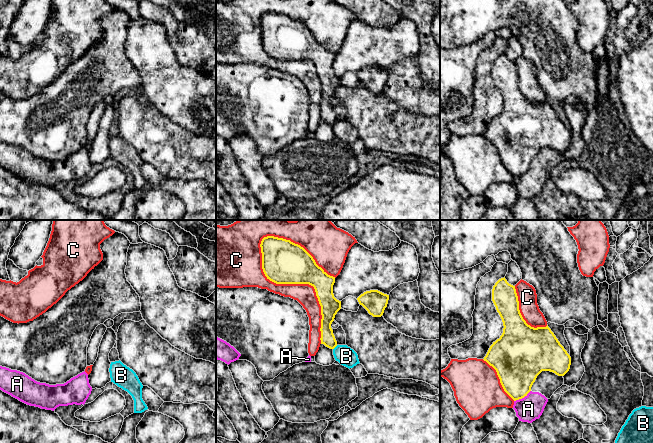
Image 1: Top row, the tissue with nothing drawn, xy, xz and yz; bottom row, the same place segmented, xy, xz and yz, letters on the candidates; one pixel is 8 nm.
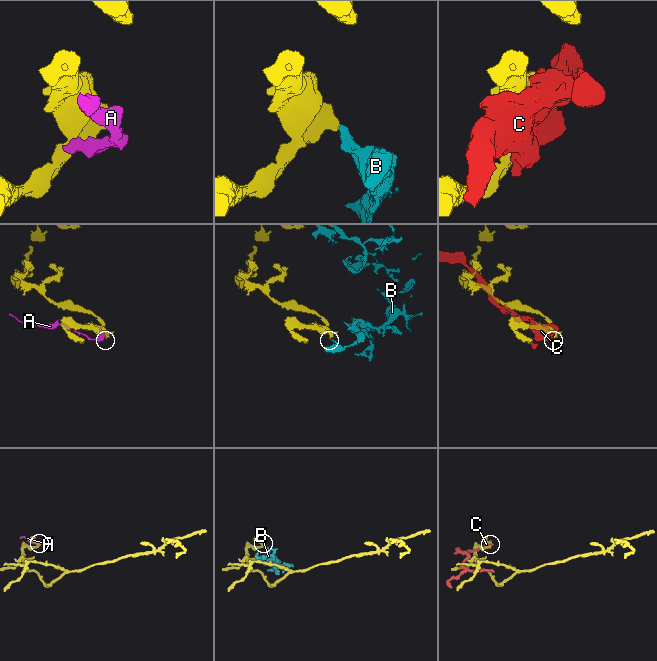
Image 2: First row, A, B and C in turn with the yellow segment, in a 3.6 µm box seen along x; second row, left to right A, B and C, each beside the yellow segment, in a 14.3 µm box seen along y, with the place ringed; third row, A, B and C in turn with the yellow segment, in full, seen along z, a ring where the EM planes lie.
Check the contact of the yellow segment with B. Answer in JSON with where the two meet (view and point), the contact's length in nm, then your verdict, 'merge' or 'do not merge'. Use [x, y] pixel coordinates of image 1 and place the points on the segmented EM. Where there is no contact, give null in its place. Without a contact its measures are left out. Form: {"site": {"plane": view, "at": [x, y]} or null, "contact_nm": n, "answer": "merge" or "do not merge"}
{"site": {"plane": "xz", "at": [335, 346]}, "contact_nm": 50, "answer": "do not merge"}

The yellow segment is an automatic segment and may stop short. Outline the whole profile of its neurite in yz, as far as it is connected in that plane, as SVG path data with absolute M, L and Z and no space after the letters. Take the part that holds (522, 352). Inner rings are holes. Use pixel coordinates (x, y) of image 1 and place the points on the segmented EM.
M505 277L499 279L493 286L492 301L502 319L504 328L502 335L493 342L483 360L496 370L504 391L514 401L527 396L537 376L542 371L550 371L558 376L564 376L569 371L571 365L570 355L560 344L548 325L546 327L534 328L526 323L519 310L519 301L515 286L509 284Z

